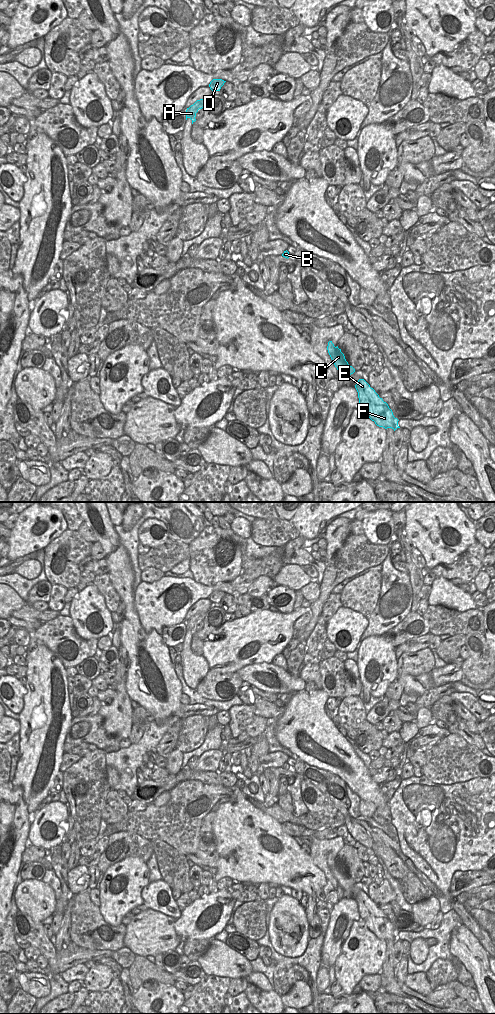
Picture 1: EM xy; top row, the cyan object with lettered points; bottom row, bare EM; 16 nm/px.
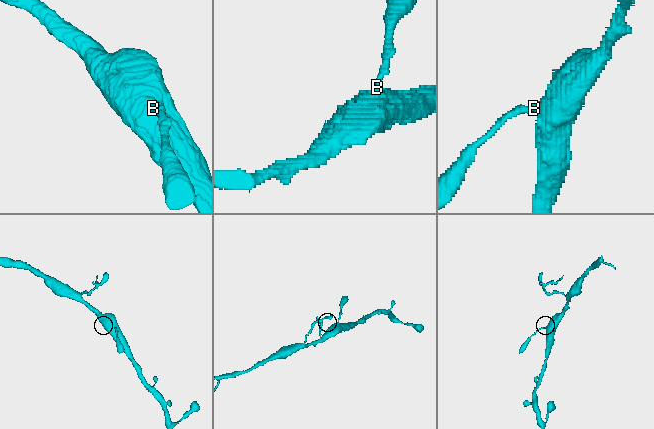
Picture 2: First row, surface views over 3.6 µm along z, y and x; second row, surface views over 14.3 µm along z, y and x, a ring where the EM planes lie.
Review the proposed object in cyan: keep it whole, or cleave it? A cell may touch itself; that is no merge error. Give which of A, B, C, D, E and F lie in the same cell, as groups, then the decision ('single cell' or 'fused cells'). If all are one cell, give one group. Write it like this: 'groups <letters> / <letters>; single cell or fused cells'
groups A B C D E F; single cell

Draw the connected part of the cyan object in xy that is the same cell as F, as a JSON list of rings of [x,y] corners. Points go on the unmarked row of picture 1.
[[[359,891],[355,897],[358,904],[359,915],[365,921],[368,929],[379,939],[392,940],[394,943],[398,938],[398,931],[394,929],[388,916],[375,904],[364,892]]]

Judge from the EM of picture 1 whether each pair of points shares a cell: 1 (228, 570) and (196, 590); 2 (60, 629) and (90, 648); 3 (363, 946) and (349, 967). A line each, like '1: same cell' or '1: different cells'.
1: different cells
2: same cell
3: same cell

